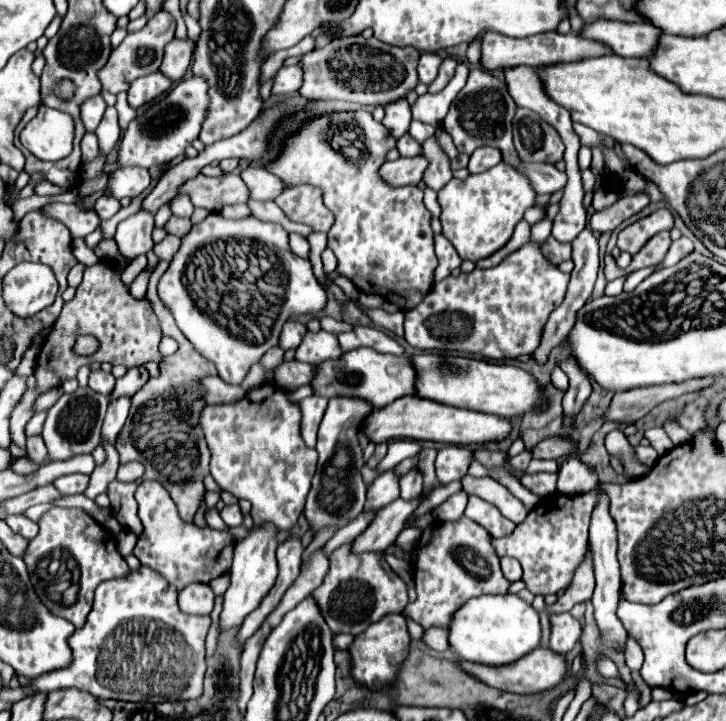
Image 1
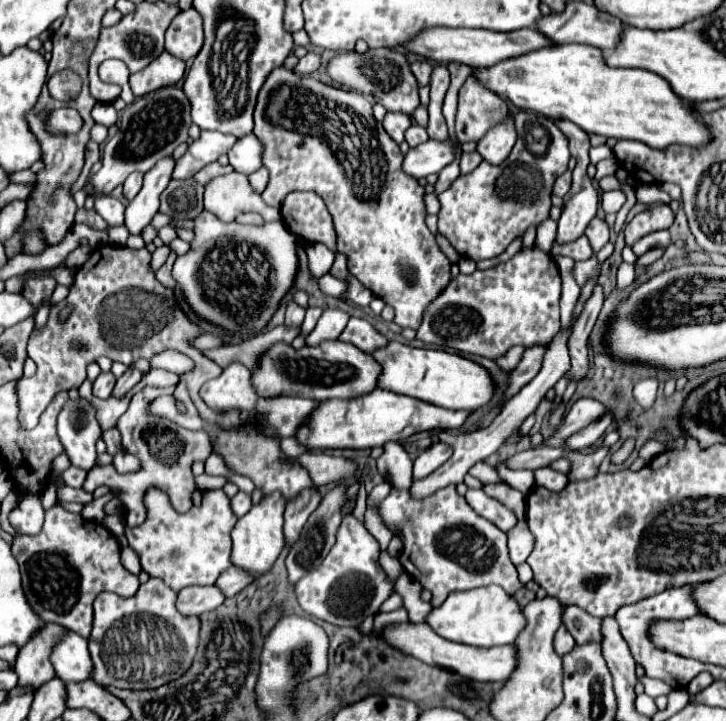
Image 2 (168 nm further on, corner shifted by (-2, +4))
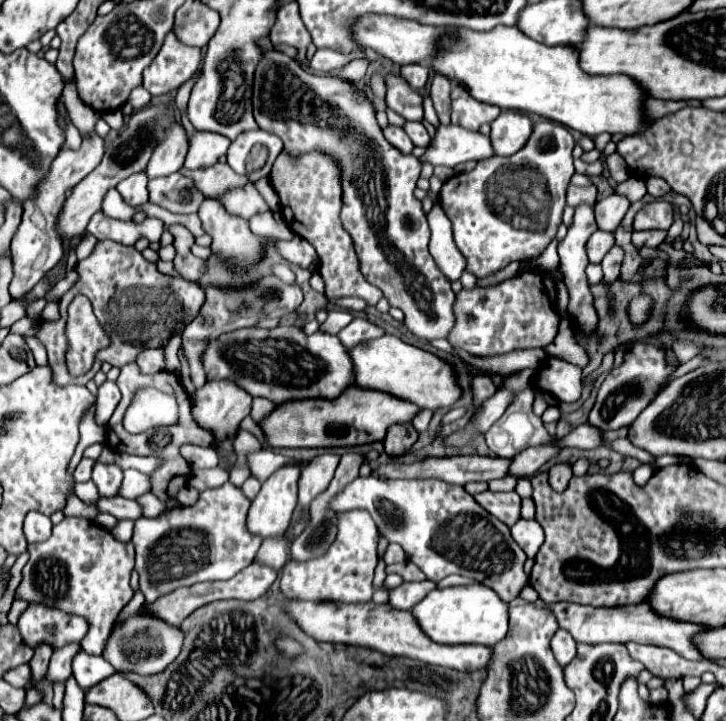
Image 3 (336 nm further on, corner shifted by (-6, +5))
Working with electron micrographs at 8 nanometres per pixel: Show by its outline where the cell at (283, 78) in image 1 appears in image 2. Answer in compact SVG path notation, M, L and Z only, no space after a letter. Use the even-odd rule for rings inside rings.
M307 52L307 54L299 60L299 64L297 64L293 70L295 70L299 76L303 76L303 74L315 72L319 66L321 66L321 56L315 54L315 52Z

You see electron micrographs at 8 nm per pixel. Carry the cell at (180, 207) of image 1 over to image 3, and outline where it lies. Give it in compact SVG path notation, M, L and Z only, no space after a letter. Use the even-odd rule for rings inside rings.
M173 173L149 181L149 201L169 209L171 213L197 213L205 195L197 189L191 177Z

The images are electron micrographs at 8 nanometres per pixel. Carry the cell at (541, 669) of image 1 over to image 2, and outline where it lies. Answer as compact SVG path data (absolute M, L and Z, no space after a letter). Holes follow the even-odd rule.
M403 622L403 624L391 624L381 630L381 638L391 646L407 656L413 656L429 666L441 666L449 668L451 672L457 672L465 678L479 680L479 682L505 682L513 668L515 668L515 648L513 646L497 646L497 648L473 648L467 644L457 644L449 642L441 636L437 636L427 624L413 624L413 622Z

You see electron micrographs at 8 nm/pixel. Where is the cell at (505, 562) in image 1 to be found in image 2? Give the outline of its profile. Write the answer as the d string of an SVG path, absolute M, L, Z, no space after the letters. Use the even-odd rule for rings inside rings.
M519 520L509 532L507 532L507 538L509 538L509 554L511 554L511 560L513 564L521 564L529 558L531 550L533 550L533 534L529 532L529 526L527 526L527 520Z

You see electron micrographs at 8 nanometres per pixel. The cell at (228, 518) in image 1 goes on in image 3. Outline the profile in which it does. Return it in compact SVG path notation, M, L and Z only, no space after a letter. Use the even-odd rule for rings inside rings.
M249 477L249 479L243 483L243 487L241 487L241 491L245 493L245 497L247 497L249 501L259 493L259 489L261 489L261 483L259 483L255 477Z

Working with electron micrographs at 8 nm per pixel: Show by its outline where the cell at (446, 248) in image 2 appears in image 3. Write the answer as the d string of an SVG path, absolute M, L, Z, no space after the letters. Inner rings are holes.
M435 205L431 209L427 219L429 219L429 227L431 227L429 251L431 251L437 267L449 277L449 281L455 281L465 271L467 261L453 241L451 223L439 205Z

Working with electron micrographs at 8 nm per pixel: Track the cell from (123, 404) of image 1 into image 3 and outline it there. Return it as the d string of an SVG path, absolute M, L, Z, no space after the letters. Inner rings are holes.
M163 347L161 349L145 349L141 351L141 355L137 355L135 363L139 365L141 373L151 375L151 373L159 373L165 363L163 363Z

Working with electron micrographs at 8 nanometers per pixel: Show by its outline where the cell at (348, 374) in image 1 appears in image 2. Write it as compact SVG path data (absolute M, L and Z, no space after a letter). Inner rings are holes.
M327 340L317 348L303 346L299 350L295 350L291 344L275 342L261 354L257 368L251 374L251 384L261 398L299 394L301 398L313 398L321 402L329 398L357 398L361 394L373 392L379 372L381 368L369 354L341 340Z

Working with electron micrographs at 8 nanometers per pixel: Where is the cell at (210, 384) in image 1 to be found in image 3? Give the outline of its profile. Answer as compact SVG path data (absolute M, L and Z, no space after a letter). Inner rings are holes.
M99 241L93 249L93 253L79 261L75 267L79 279L75 285L59 299L59 319L57 321L41 321L39 331L35 333L35 339L47 349L49 367L53 373L53 383L57 385L85 385L93 379L93 375L101 369L101 363L107 361L113 367L123 367L127 363L133 363L135 357L143 349L163 347L173 335L179 335L201 311L205 303L205 291L193 283L185 281L181 277L163 275L157 271L155 263L147 261L135 247L121 245L117 241ZM75 295L85 295L91 305L97 321L105 329L107 337L111 339L109 347L101 349L95 355L93 367L81 375L71 377L65 367L65 313L67 305Z

